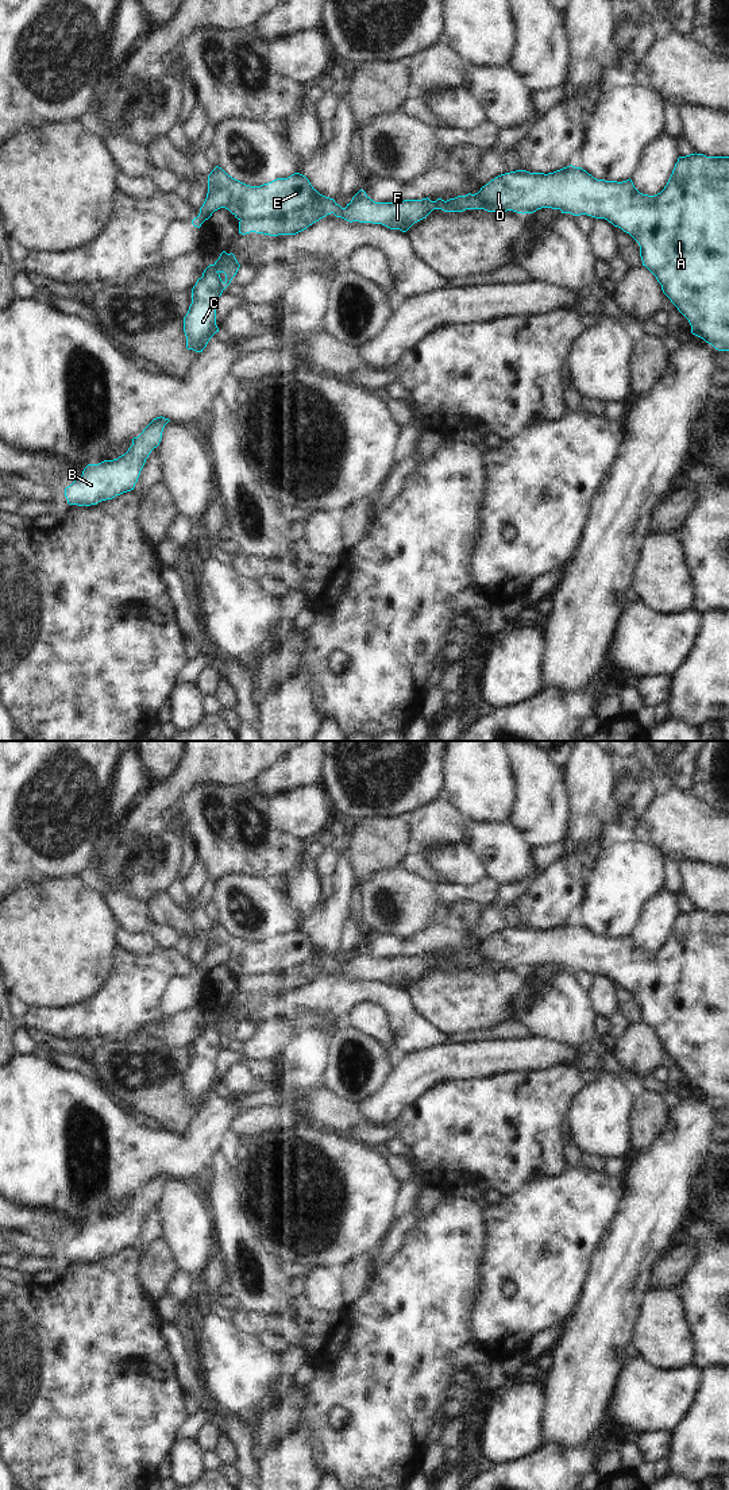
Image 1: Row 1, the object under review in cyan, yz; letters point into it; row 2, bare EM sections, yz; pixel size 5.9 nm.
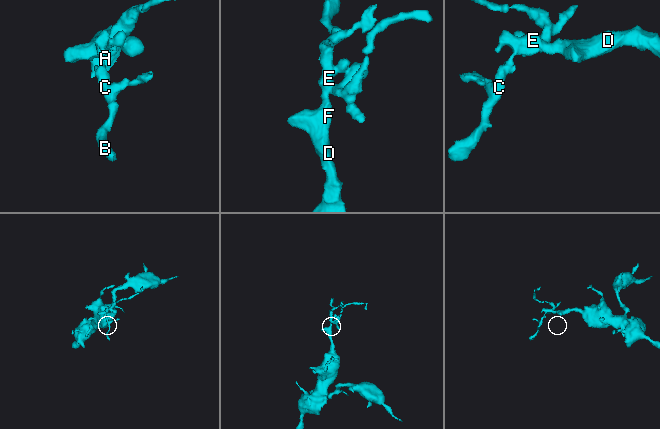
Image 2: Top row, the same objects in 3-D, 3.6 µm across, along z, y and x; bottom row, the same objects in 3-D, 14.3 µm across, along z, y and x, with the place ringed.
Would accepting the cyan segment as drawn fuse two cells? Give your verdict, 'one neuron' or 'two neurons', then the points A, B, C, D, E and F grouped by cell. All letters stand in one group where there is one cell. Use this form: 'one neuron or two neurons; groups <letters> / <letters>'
two neurons; groups A D E F / B C

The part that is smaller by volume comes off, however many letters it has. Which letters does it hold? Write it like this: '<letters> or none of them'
B, C

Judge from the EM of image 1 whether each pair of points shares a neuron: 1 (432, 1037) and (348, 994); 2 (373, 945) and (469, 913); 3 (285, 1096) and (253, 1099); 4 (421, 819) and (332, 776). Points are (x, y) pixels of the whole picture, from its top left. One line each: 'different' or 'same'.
1: same
2: same
3: same
4: different

